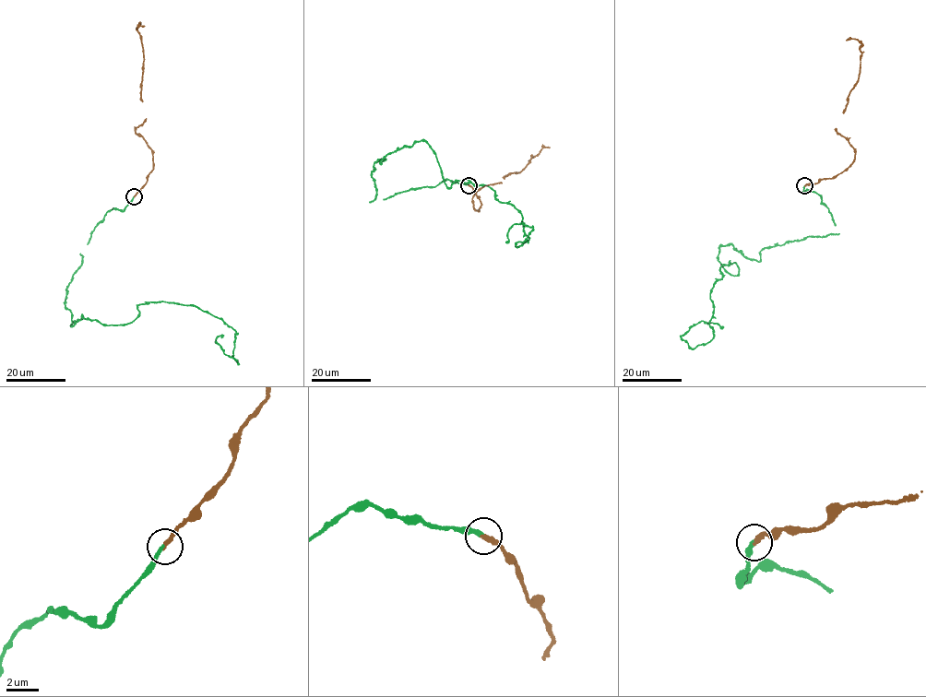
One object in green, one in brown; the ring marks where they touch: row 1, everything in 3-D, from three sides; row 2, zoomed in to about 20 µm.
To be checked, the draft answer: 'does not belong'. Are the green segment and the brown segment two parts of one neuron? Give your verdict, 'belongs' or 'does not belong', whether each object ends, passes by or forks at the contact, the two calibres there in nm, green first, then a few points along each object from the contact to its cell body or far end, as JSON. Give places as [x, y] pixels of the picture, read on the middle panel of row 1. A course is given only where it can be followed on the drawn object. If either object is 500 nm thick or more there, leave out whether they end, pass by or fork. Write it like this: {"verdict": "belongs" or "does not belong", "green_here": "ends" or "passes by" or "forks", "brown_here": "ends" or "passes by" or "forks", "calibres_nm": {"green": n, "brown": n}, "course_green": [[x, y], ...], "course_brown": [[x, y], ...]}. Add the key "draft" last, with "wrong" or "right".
{"verdict": "belongs", "green_here": "ends", "brown_here": "ends", "calibres_nm": {"green": 200, "brown": 240}, "course_green": [[468, 185], [375, 199], [372, 171], [428, 142], [445, 185], [520, 210], [529, 239], [505, 242]], "course_brown": [[468, 185], [480, 199], [477, 210], [475, 193], [519, 172], [531, 157], [550, 147]], "draft": "wrong"}

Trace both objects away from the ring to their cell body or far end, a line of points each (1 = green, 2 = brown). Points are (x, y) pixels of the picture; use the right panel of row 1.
1: (805, 185), (832, 233), (718, 248), (739, 273), (709, 290), (714, 337), (682, 338), (722, 328)
2: (805, 185), (831, 179), (855, 156), (848, 139), (836, 129), (858, 79), (861, 53), (862, 43), (846, 40)

